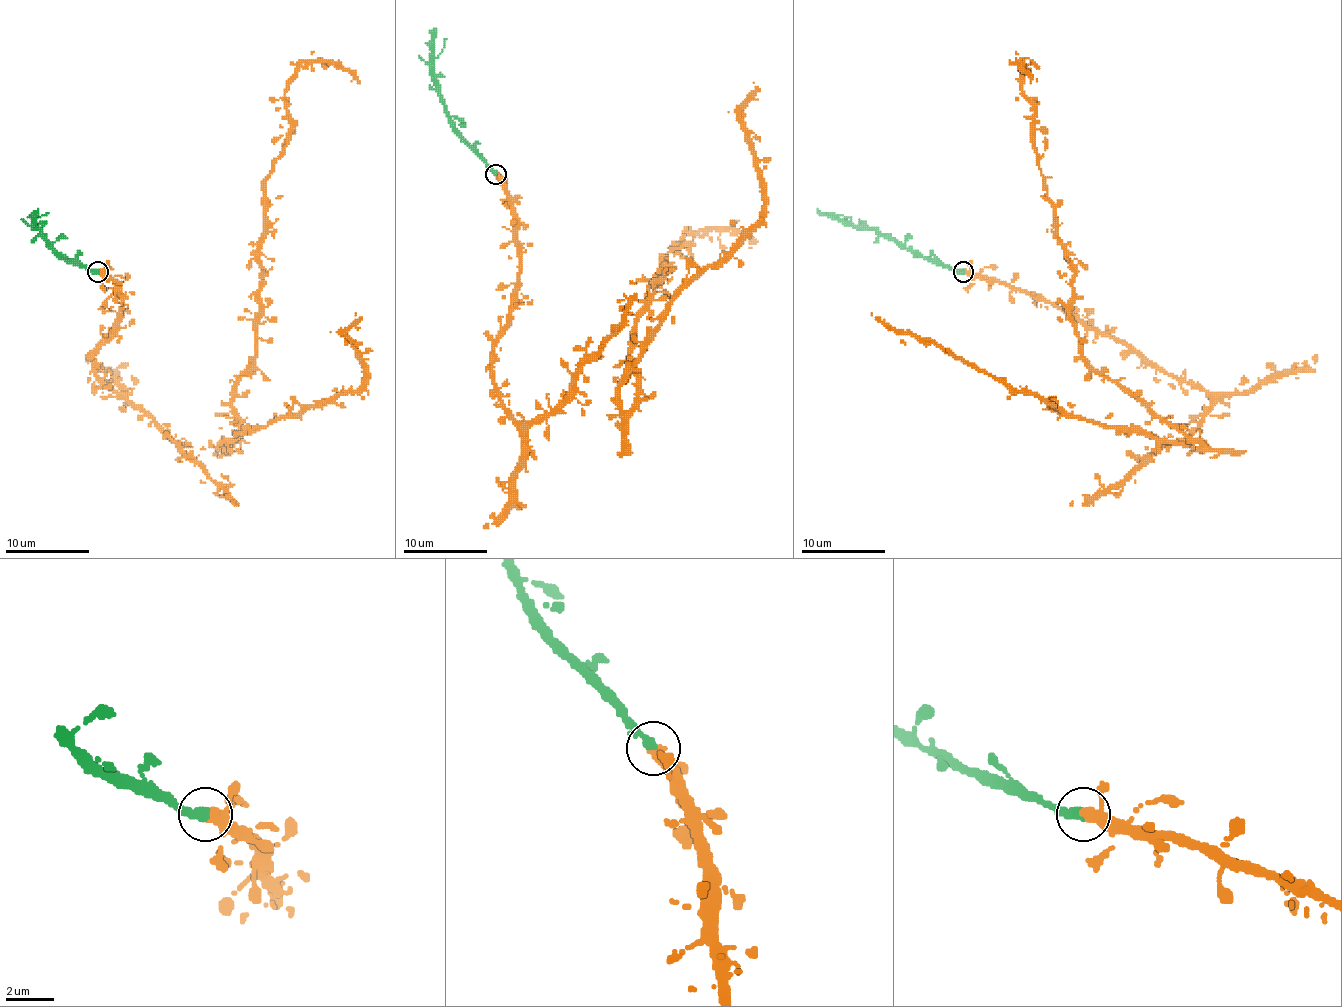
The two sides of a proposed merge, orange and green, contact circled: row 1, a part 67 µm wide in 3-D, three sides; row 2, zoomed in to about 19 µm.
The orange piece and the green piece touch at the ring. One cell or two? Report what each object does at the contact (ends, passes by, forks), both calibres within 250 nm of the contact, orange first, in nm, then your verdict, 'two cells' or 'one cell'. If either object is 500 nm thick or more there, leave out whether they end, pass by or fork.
orange passes by; green ends there; 320 nm thick on the orange side, 400 nm on the other; one cell

